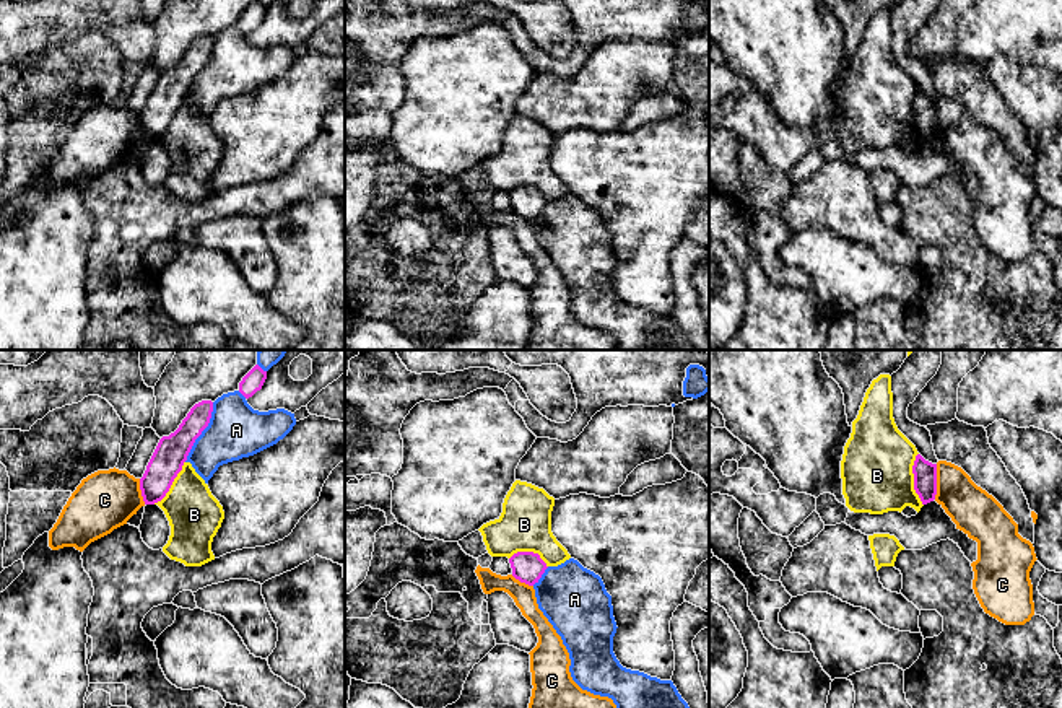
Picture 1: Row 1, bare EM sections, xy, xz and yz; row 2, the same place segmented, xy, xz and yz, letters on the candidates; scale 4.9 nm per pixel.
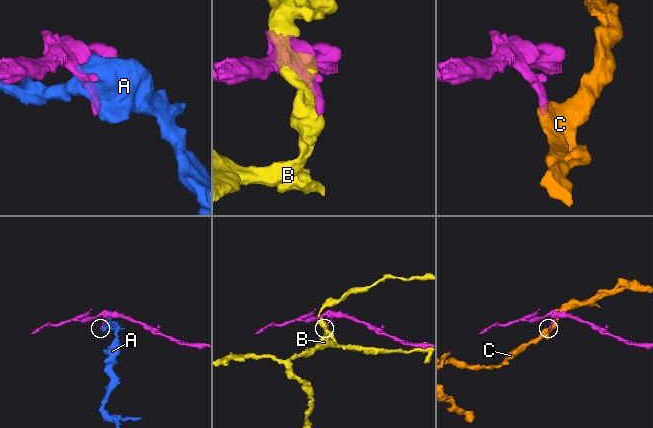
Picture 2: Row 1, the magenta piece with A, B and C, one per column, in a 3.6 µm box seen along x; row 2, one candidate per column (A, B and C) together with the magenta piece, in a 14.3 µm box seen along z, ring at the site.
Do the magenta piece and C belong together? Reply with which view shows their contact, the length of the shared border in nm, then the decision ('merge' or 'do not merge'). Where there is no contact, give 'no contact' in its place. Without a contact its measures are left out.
yz | 180 nm | do not merge

